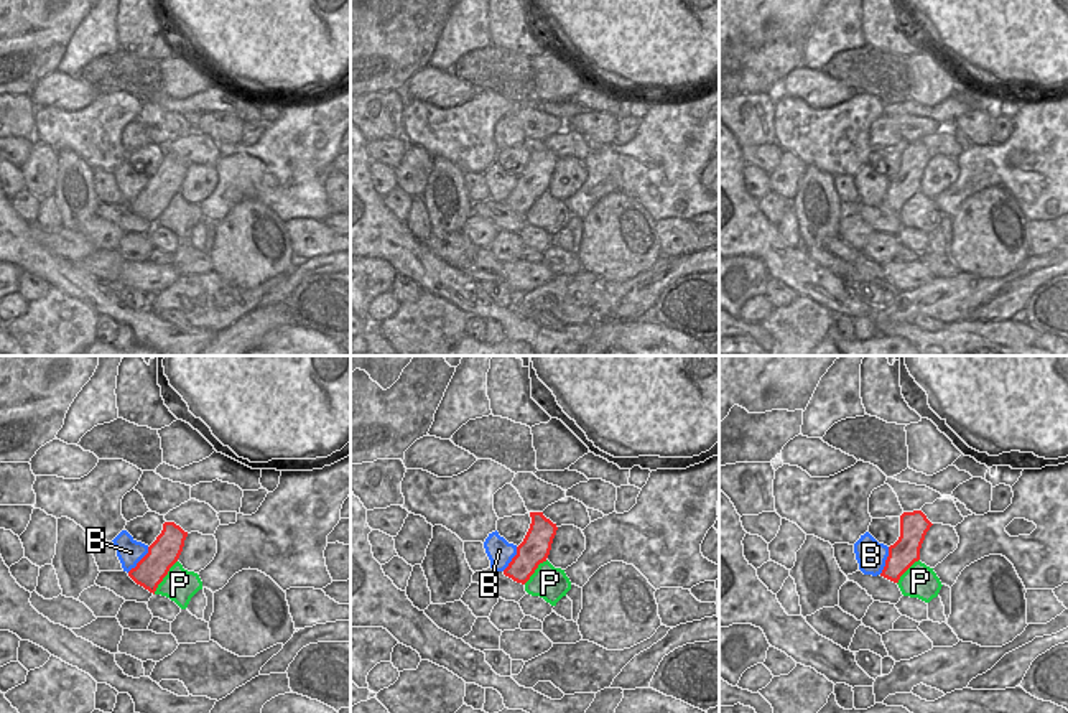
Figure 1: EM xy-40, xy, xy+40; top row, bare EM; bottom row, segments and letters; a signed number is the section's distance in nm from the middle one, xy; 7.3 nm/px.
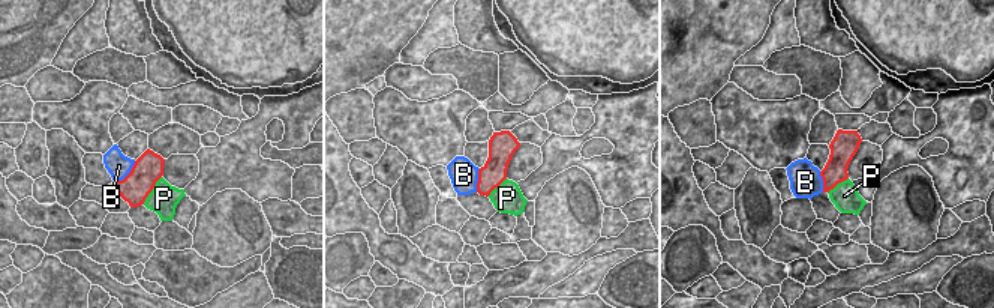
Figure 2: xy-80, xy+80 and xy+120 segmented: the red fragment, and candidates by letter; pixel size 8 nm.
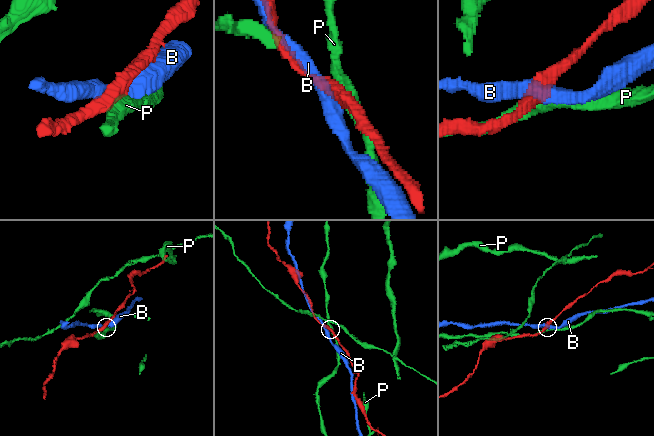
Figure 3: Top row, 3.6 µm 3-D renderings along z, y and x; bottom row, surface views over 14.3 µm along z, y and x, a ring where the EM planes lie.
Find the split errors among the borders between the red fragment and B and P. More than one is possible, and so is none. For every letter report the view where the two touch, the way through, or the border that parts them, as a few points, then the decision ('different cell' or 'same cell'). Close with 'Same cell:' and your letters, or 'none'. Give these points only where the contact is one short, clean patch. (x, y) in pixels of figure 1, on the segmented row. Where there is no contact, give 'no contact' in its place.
B: contact in xy-40; different cell
P: contact in xy-40; different cell
Same cell: none

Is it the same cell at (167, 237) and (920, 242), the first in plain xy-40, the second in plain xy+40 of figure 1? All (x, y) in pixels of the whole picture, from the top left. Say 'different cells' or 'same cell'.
same cell

